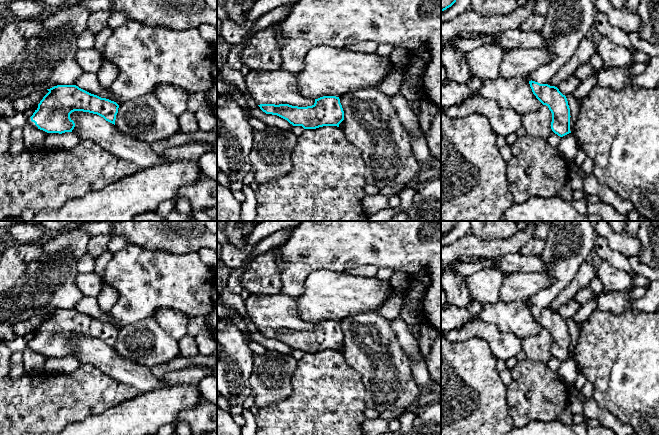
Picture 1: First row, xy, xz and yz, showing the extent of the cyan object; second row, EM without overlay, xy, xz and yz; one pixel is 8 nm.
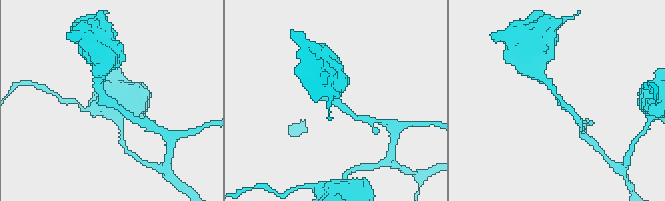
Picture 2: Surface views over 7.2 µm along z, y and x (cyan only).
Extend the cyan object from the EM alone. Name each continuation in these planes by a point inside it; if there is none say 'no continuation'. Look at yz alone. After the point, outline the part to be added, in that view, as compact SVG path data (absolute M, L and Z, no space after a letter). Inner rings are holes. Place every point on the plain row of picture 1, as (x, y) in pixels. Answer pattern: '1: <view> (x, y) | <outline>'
no continuation

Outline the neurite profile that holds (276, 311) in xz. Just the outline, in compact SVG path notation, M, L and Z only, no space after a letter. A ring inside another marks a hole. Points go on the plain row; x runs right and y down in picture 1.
M281 293L273 295L249 295L245 300L245 308L248 318L252 324L260 328L289 328L298 331L312 330L315 324L305 321L300 315L294 298Z

